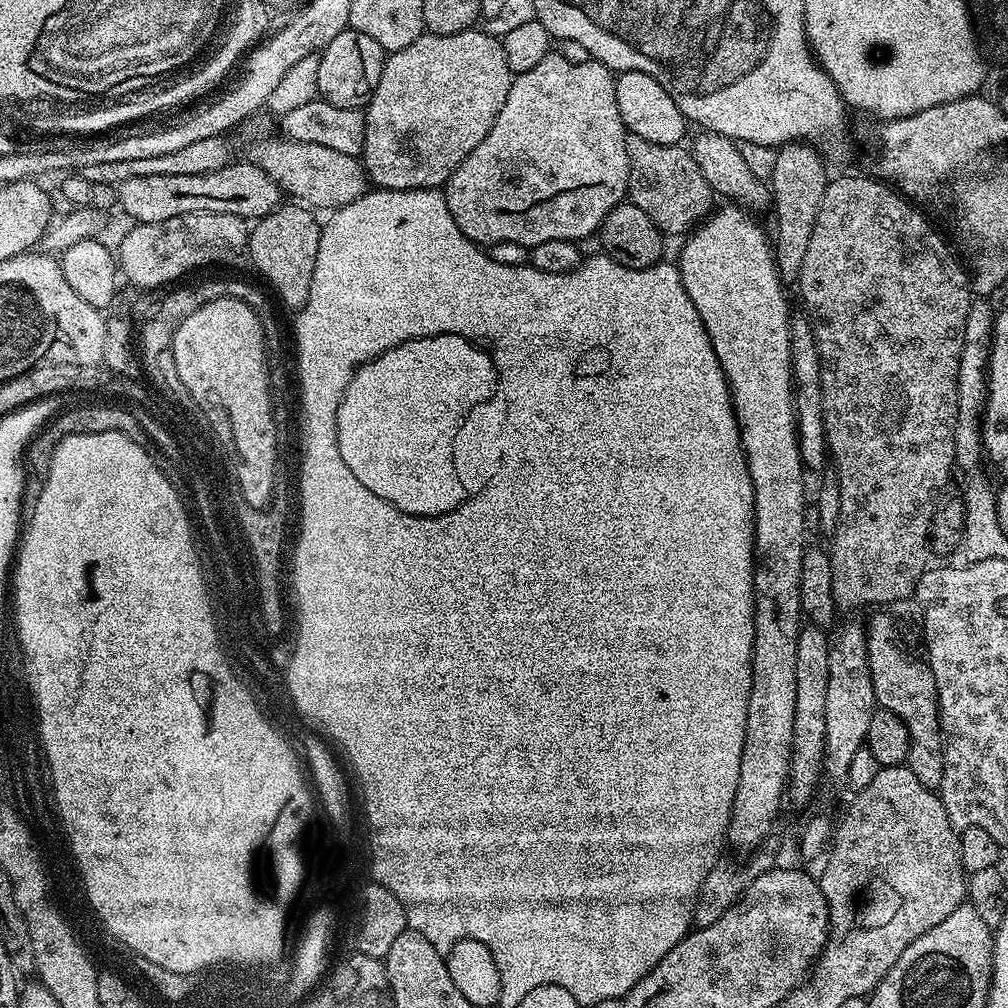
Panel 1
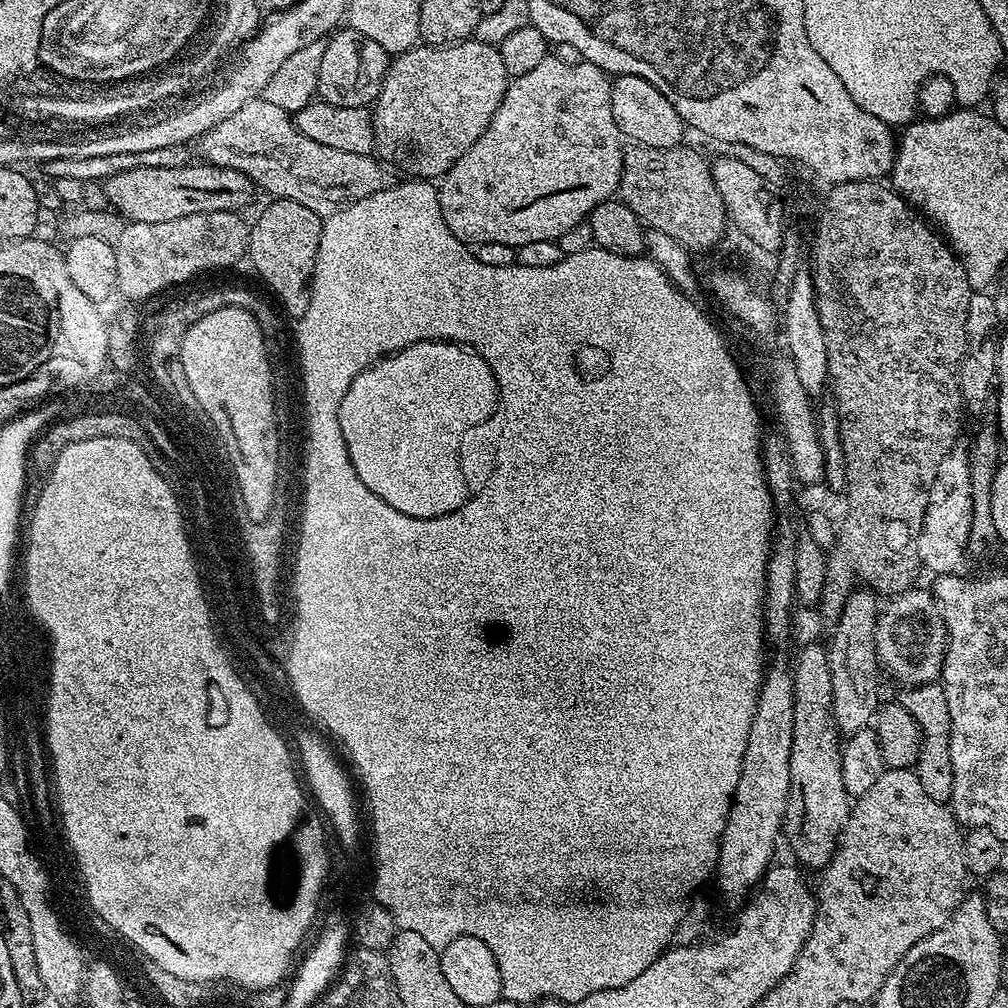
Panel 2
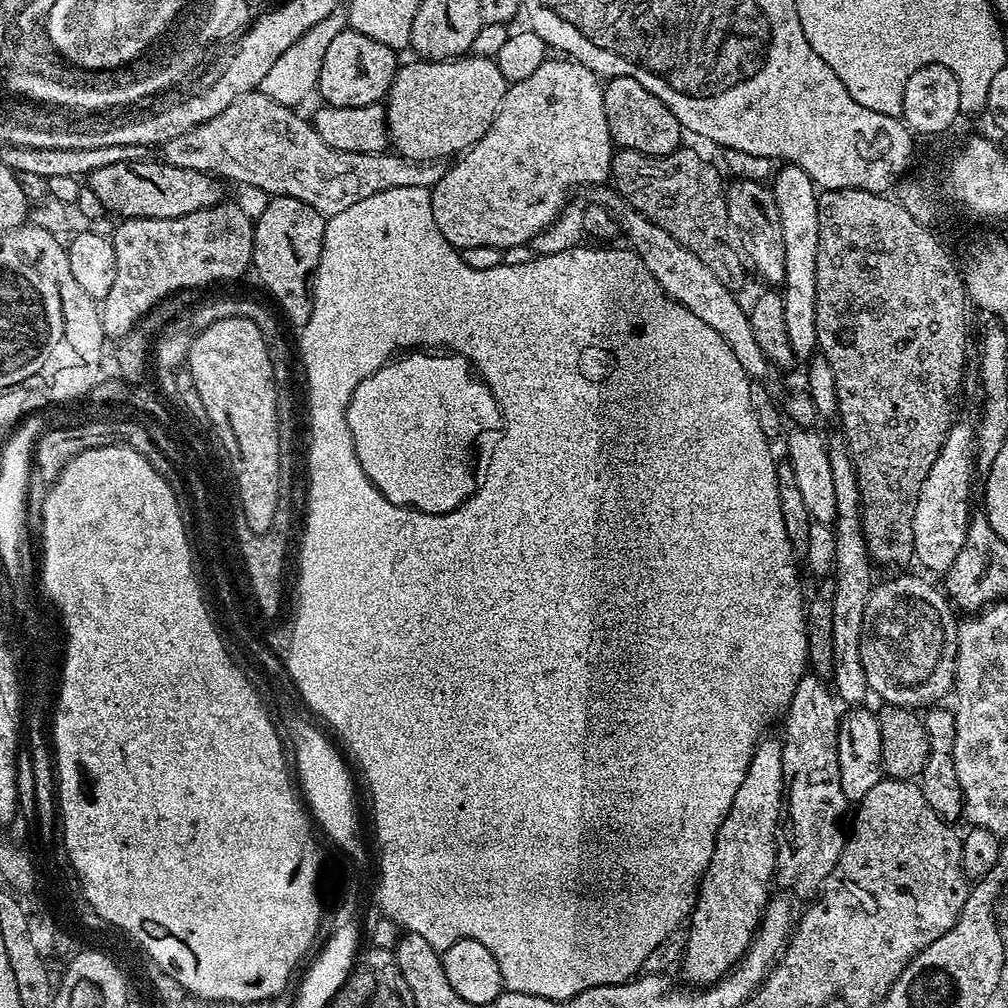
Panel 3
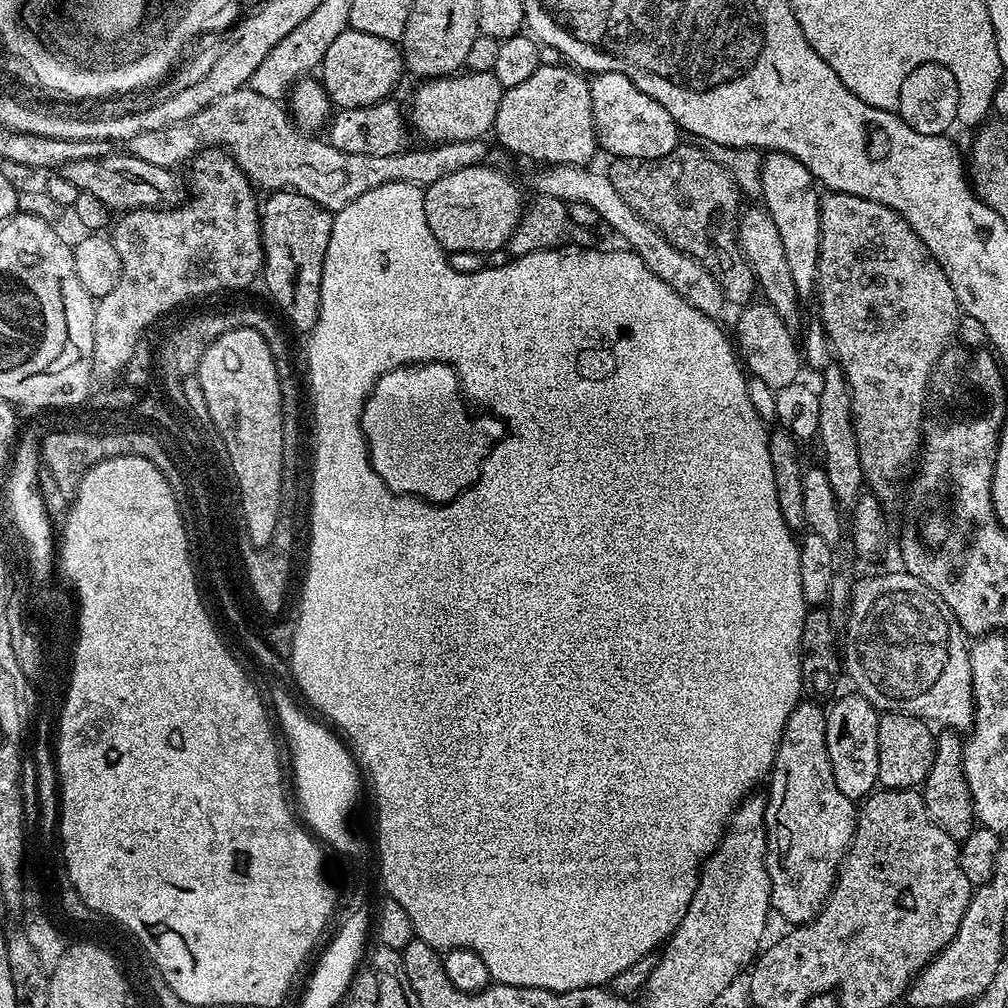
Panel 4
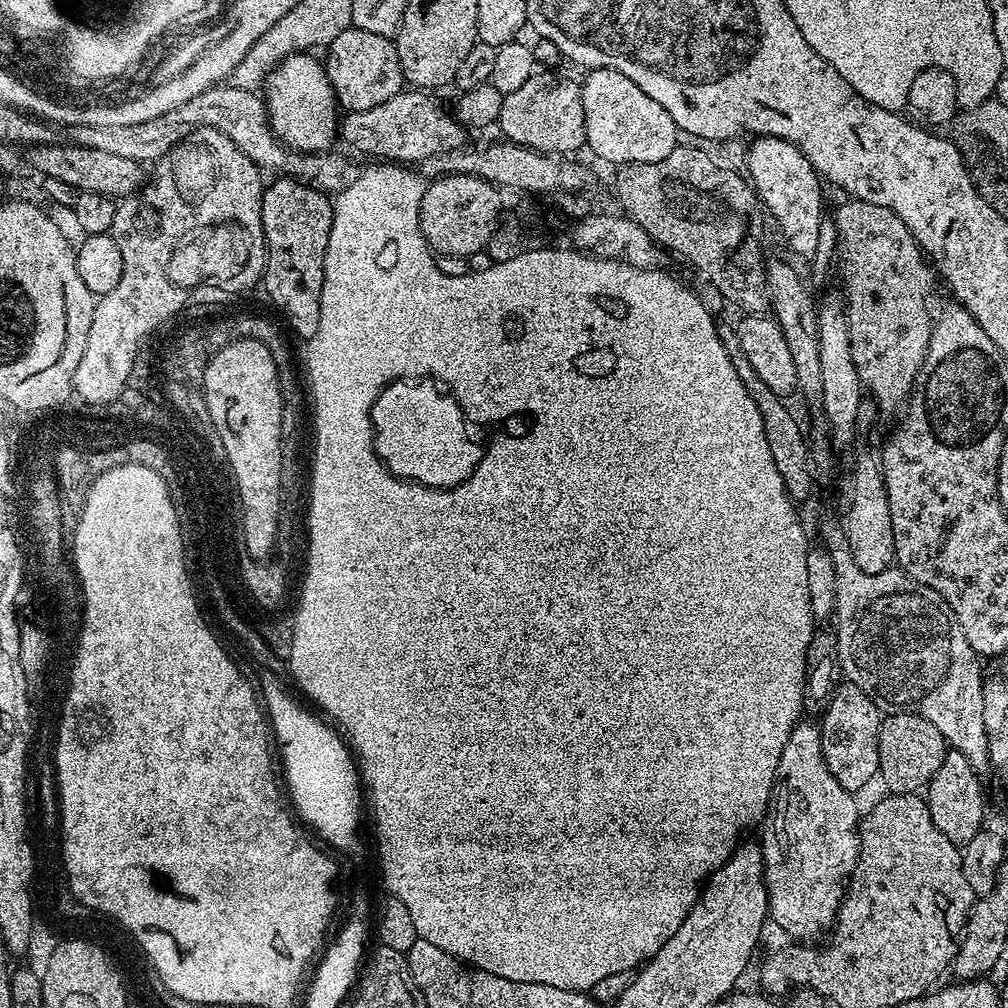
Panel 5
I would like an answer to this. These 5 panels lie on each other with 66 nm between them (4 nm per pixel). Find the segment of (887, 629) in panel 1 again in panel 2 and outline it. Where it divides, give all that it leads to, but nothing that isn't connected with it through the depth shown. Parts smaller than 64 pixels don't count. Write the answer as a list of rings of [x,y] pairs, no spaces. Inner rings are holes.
[[[943,683],[918,684],[907,689],[902,697],[906,710],[910,710],[914,722],[918,722],[922,734],[920,756],[917,758],[914,771],[918,782],[926,789],[926,794],[934,802],[948,804],[954,790],[954,766],[950,762],[950,706],[946,700]]]

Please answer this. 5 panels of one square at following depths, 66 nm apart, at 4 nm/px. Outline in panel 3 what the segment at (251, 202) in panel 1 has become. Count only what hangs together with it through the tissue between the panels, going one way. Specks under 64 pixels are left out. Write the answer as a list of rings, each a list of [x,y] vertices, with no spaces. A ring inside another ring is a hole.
[[[155,158],[139,160],[138,162],[114,162],[111,166],[101,166],[86,178],[86,187],[94,190],[94,194],[102,202],[105,213],[117,212],[120,218],[134,219],[170,219],[182,218],[186,214],[194,214],[203,208],[212,208],[225,199],[225,181],[211,172],[186,170]]]

